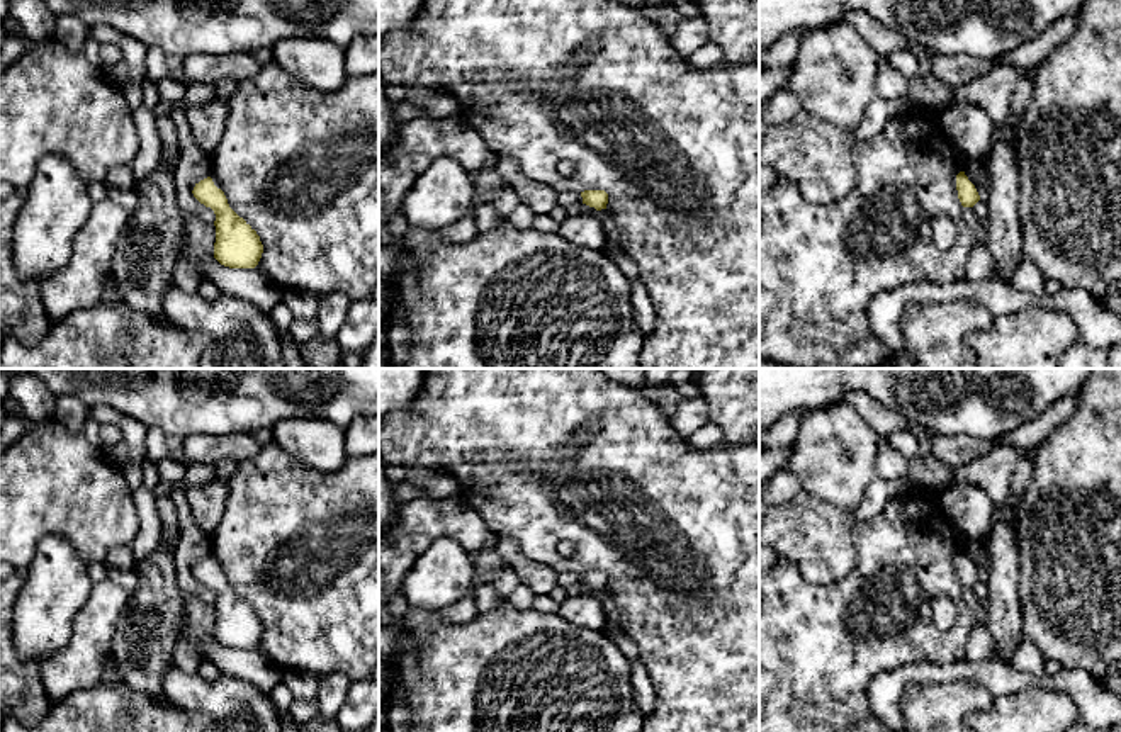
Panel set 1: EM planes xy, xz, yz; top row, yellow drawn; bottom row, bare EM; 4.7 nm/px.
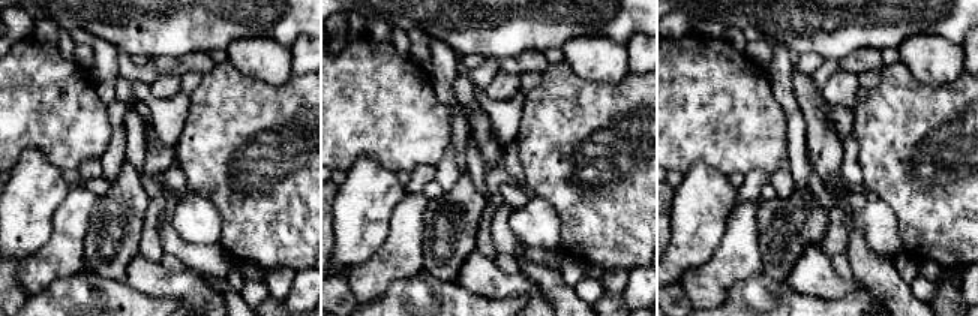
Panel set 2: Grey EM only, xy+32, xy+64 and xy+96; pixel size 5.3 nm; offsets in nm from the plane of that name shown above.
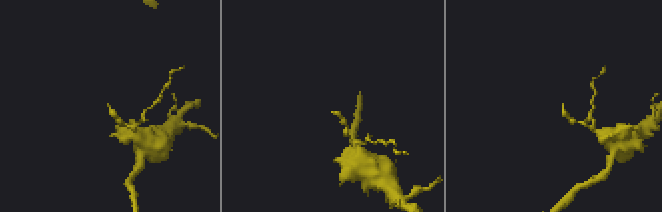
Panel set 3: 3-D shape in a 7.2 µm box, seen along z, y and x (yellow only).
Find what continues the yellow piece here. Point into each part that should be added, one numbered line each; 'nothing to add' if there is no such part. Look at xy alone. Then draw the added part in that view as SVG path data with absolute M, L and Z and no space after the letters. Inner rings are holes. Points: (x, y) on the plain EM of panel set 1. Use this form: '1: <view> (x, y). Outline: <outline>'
nothing to add

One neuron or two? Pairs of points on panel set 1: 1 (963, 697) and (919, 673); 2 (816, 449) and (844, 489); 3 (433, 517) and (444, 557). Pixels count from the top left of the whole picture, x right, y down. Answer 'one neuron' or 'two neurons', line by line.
1: two neurons
2: one neuron
3: two neurons

